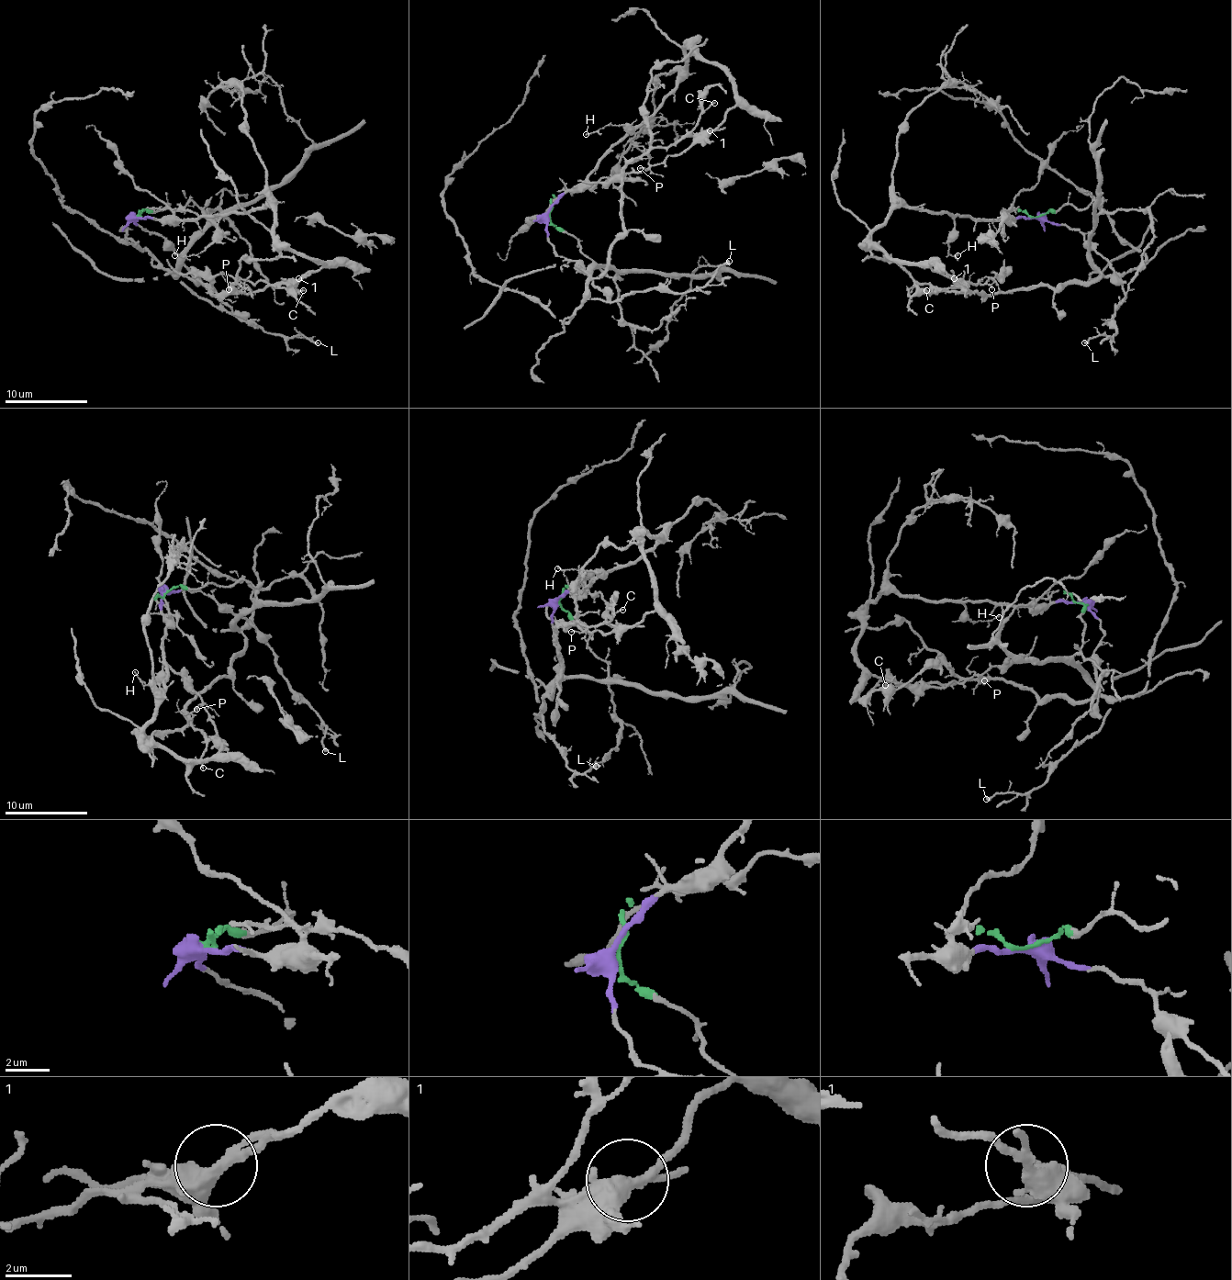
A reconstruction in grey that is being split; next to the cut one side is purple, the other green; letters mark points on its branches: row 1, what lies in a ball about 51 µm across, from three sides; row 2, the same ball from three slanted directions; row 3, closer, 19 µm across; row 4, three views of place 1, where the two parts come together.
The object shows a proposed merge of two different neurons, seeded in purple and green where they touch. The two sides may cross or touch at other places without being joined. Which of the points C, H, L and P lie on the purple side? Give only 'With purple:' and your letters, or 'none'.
With purple: H, P

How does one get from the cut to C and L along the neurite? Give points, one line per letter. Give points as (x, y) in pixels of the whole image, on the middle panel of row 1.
C: (548, 213), (608, 277), (619, 273), (591, 275), (622, 230), (624, 168), (680, 141), (715, 102)
L: (548, 213), (608, 277), (619, 273), (596, 266), (589, 297), (687, 294), (730, 261)

